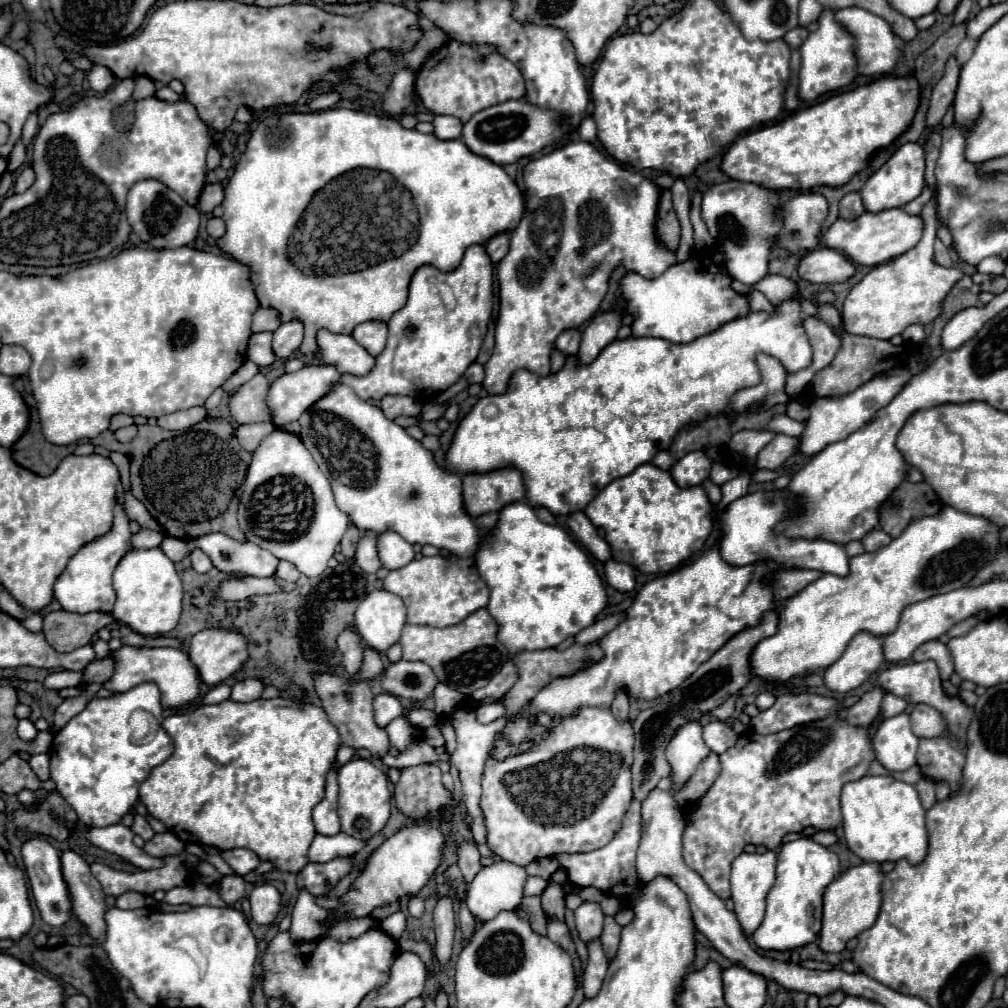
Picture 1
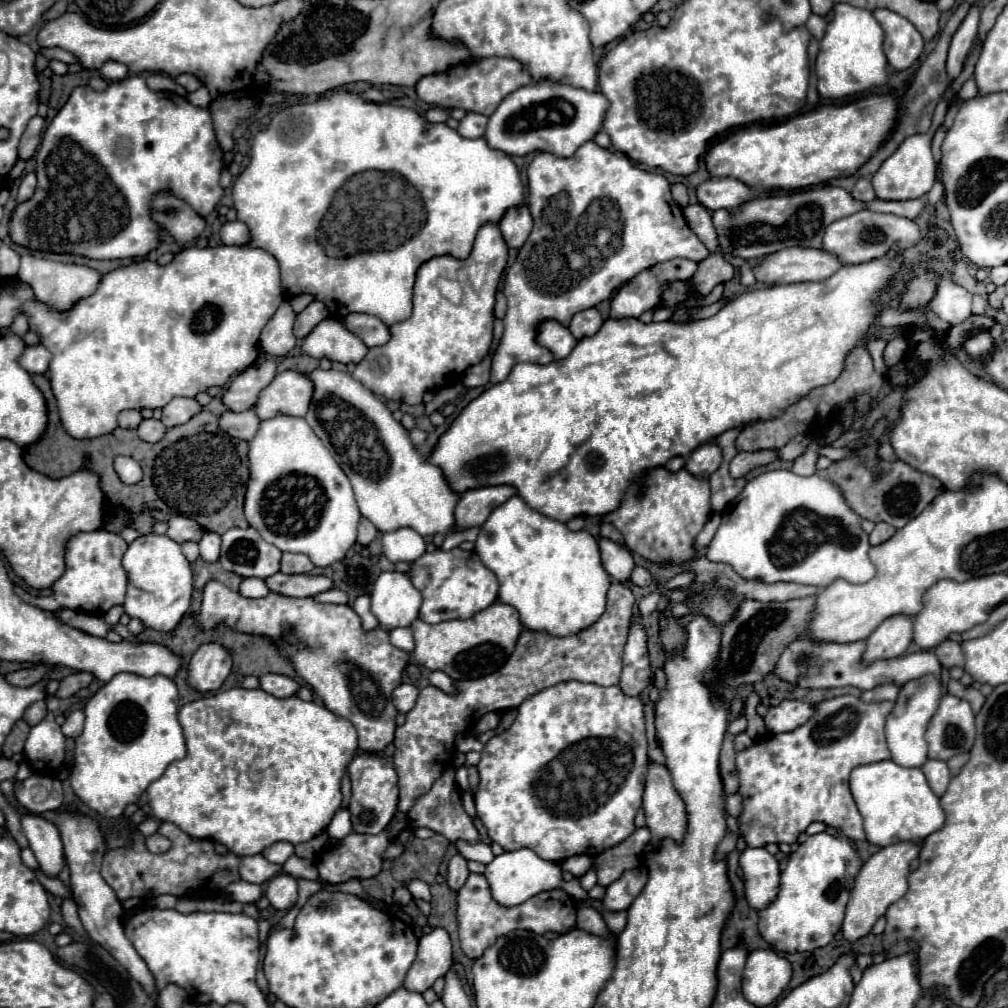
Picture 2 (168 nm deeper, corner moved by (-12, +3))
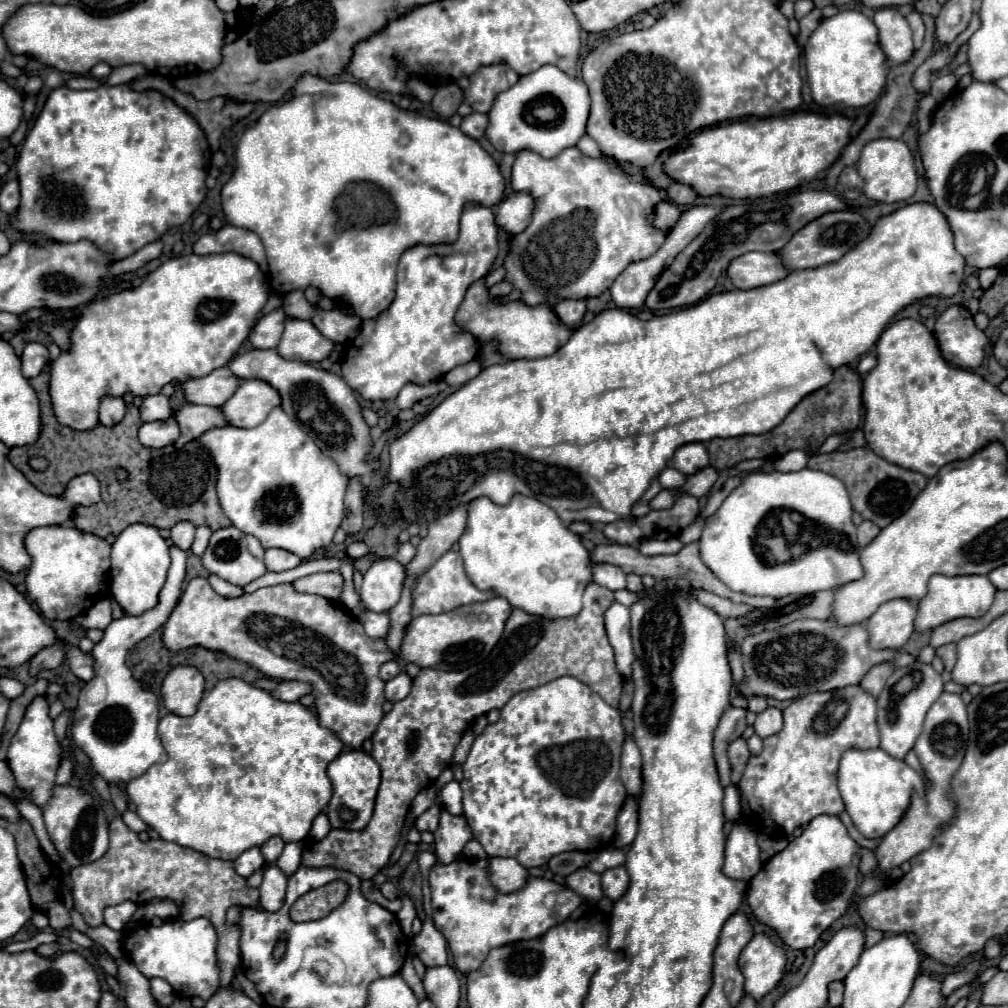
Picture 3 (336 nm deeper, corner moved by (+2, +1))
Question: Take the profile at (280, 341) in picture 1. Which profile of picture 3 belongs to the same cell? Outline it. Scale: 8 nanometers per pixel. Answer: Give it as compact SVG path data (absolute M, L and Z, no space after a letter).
M296 289L296 291L290 291L286 297L284 297L284 313L286 315L292 315L296 319L310 319L312 317L312 303L306 301L304 297L304 291Z

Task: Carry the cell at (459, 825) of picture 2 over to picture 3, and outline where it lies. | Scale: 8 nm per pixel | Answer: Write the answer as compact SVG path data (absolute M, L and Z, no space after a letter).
M434 803L428 811L424 811L418 819L415 820L414 827L419 832L434 832L440 821L440 809L442 809L442 805L440 803Z

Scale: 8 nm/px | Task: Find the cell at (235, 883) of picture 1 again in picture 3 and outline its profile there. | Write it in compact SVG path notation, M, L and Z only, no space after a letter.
M252 847L248 851L244 851L236 861L234 861L234 869L238 875L242 877L250 877L256 869L260 869L264 865L264 857L262 851L258 847Z

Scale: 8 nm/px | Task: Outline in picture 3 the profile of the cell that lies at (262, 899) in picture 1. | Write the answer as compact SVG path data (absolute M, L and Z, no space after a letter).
M268 865L264 871L264 881L260 885L260 905L266 911L278 911L284 905L288 877L280 867Z

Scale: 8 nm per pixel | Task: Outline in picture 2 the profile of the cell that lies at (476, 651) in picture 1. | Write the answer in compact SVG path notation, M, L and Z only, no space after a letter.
M492 603L488 609L476 613L472 619L452 619L436 625L428 625L420 619L412 625L416 647L412 651L412 659L416 663L428 667L430 671L444 671L456 681L478 679L492 675L498 671L508 657L514 653L516 641L522 633L522 625L518 621L518 611L506 603Z

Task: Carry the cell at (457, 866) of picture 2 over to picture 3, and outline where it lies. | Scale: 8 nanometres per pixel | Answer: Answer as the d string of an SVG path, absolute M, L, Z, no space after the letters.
M446 809L440 813L440 825L434 831L434 845L438 863L452 863L462 847L474 839L474 833L462 815L452 815Z

